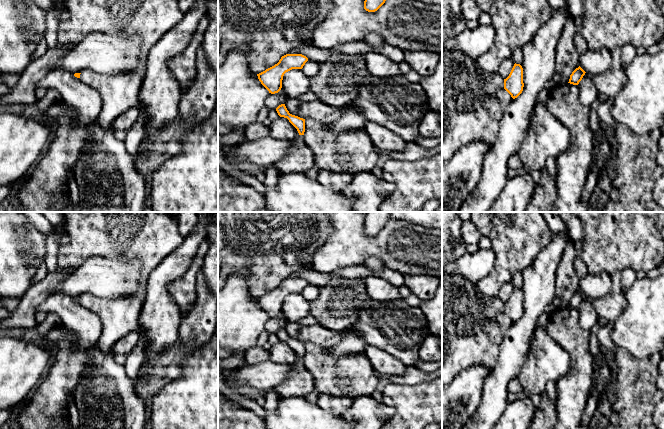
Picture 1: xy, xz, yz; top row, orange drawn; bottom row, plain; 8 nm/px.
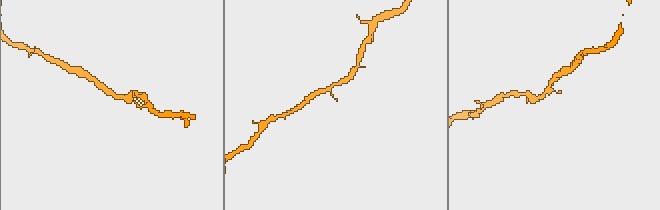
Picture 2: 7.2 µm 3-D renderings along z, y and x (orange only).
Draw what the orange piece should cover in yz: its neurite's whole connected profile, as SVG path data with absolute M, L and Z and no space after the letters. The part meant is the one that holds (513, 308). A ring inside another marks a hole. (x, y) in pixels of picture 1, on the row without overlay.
M515 287L509 300L504 303L504 313L515 323L522 317L523 311L523 292Z

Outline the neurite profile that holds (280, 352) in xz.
M279 340L269 351L269 360L279 364L295 364L298 359L297 353L284 341Z

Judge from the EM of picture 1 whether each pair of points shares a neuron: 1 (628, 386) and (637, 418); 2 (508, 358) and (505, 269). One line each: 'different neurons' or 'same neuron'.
1: same neuron
2: different neurons

